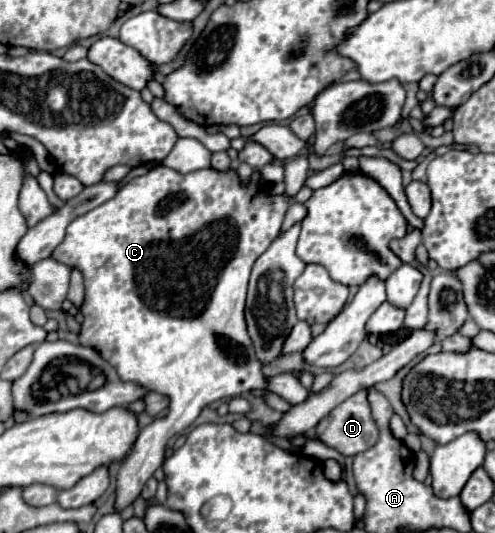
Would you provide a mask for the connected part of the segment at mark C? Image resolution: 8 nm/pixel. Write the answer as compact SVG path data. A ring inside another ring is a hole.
M157 167L147 175L129 179L113 199L69 223L67 235L55 247L51 259L63 261L71 269L79 269L83 275L85 303L81 313L85 321L79 333L81 345L99 349L101 357L117 369L121 381L143 385L169 399L169 415L165 419L155 419L141 429L135 451L131 449L121 461L115 511L123 511L141 495L145 481L165 459L167 441L173 435L187 431L203 407L221 399L239 397L251 389L271 389L291 405L307 399L309 391L291 373L287 373L287 383L267 383L261 373L261 363L255 359L243 311L253 263L281 233L281 223L289 205L295 201L305 203L311 193L311 189L301 189L295 197L271 197L269 185L261 183L257 173L253 173L247 187L241 187L233 169L199 169L181 175L175 169Z

